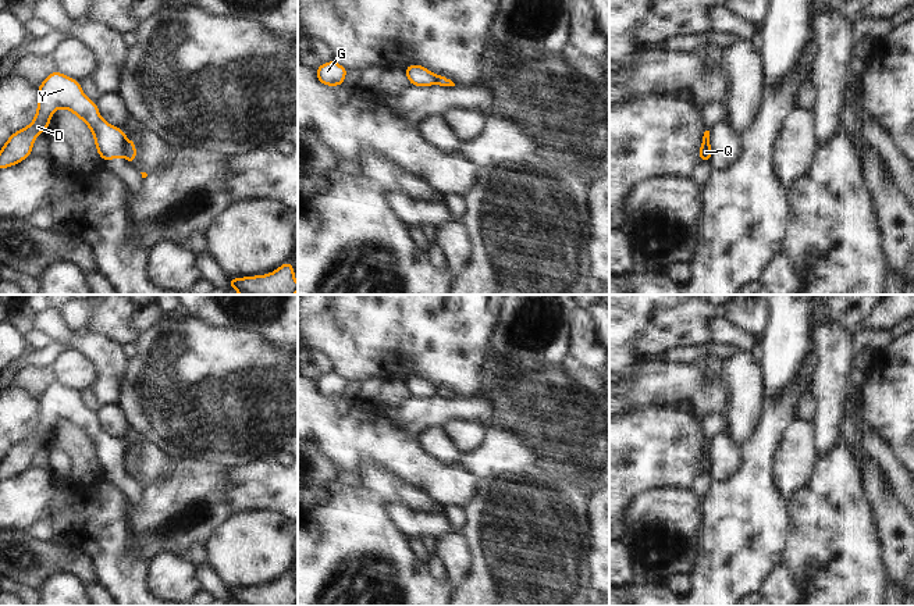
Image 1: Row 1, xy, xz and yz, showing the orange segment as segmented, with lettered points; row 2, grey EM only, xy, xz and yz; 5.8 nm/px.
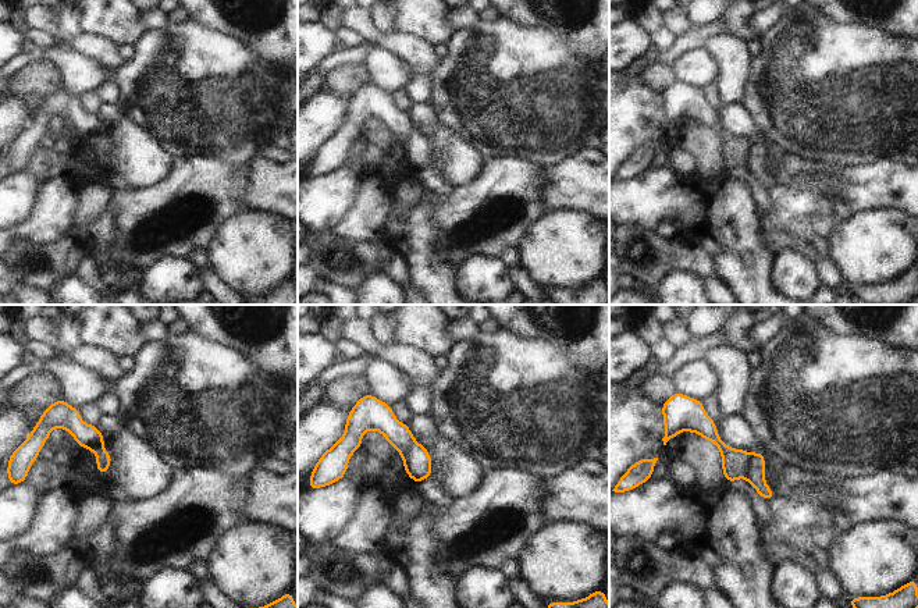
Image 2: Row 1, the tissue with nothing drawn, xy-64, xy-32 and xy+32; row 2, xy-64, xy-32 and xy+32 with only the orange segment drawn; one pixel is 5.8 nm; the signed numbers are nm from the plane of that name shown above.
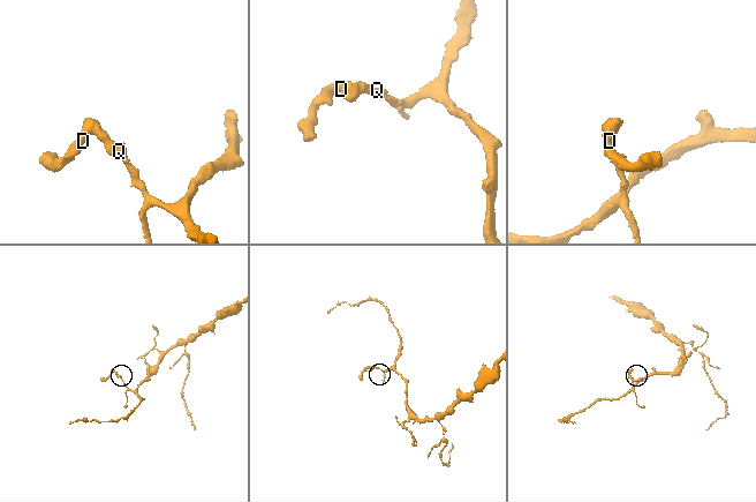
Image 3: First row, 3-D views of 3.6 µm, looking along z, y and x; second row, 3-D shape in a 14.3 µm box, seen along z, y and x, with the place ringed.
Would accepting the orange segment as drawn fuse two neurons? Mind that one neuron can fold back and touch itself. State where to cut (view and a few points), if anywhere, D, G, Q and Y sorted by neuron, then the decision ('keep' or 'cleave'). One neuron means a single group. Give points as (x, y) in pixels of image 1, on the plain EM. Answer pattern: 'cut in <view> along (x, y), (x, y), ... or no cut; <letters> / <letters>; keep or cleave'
cut in xy along (125, 451), (121, 466); D G Y / Q; cleave

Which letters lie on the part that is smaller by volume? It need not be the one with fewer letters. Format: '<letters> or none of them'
D, G, Y

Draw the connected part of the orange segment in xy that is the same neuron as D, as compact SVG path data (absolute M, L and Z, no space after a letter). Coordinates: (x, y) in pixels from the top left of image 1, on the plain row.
M54 381L38 399L38 423L32 435L14 443L0 461L0 481L13 478L31 467L38 446L49 439L53 424L67 420L82 431L93 445L103 473L122 467L127 448L122 439L106 434L95 411L85 407L81 393Z

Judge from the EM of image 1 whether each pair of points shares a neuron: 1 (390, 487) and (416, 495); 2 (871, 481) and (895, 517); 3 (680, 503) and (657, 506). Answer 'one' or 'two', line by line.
1: one
2: one
3: one

